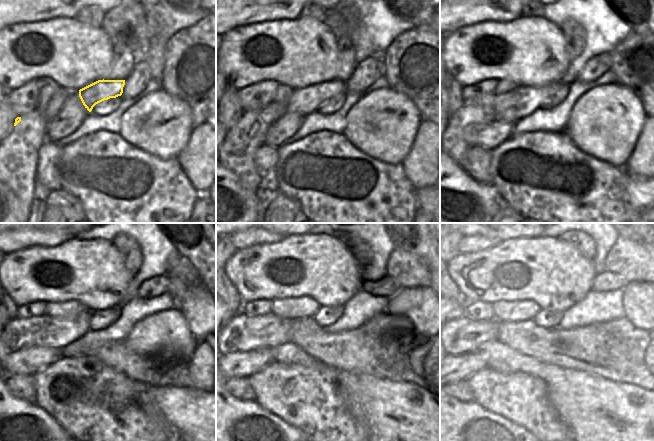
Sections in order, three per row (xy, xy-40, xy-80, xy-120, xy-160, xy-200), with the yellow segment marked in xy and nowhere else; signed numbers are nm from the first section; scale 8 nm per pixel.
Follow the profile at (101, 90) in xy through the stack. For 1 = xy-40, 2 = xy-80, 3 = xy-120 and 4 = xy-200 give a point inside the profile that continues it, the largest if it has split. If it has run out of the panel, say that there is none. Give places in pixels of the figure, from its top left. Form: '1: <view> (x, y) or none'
1: xy-40 (303, 101)
2: xy-80 (510, 107)
3: xy-120 (57, 332)
4: xy-200 (463, 335)

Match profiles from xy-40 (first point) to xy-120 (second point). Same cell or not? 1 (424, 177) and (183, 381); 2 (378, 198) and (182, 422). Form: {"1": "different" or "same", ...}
{"1": "different", "2": "different"}

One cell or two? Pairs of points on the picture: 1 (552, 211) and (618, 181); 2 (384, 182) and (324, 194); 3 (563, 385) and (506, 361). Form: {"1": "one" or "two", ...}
{"1": "one", "2": "one", "3": "one"}

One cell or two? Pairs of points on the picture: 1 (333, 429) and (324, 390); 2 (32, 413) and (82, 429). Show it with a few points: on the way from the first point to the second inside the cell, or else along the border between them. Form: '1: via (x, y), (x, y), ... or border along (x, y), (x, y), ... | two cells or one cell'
1: via (324, 419), (324, 400) | one cell
2: border along (38, 406), (44, 409), (65, 430) | two cells

